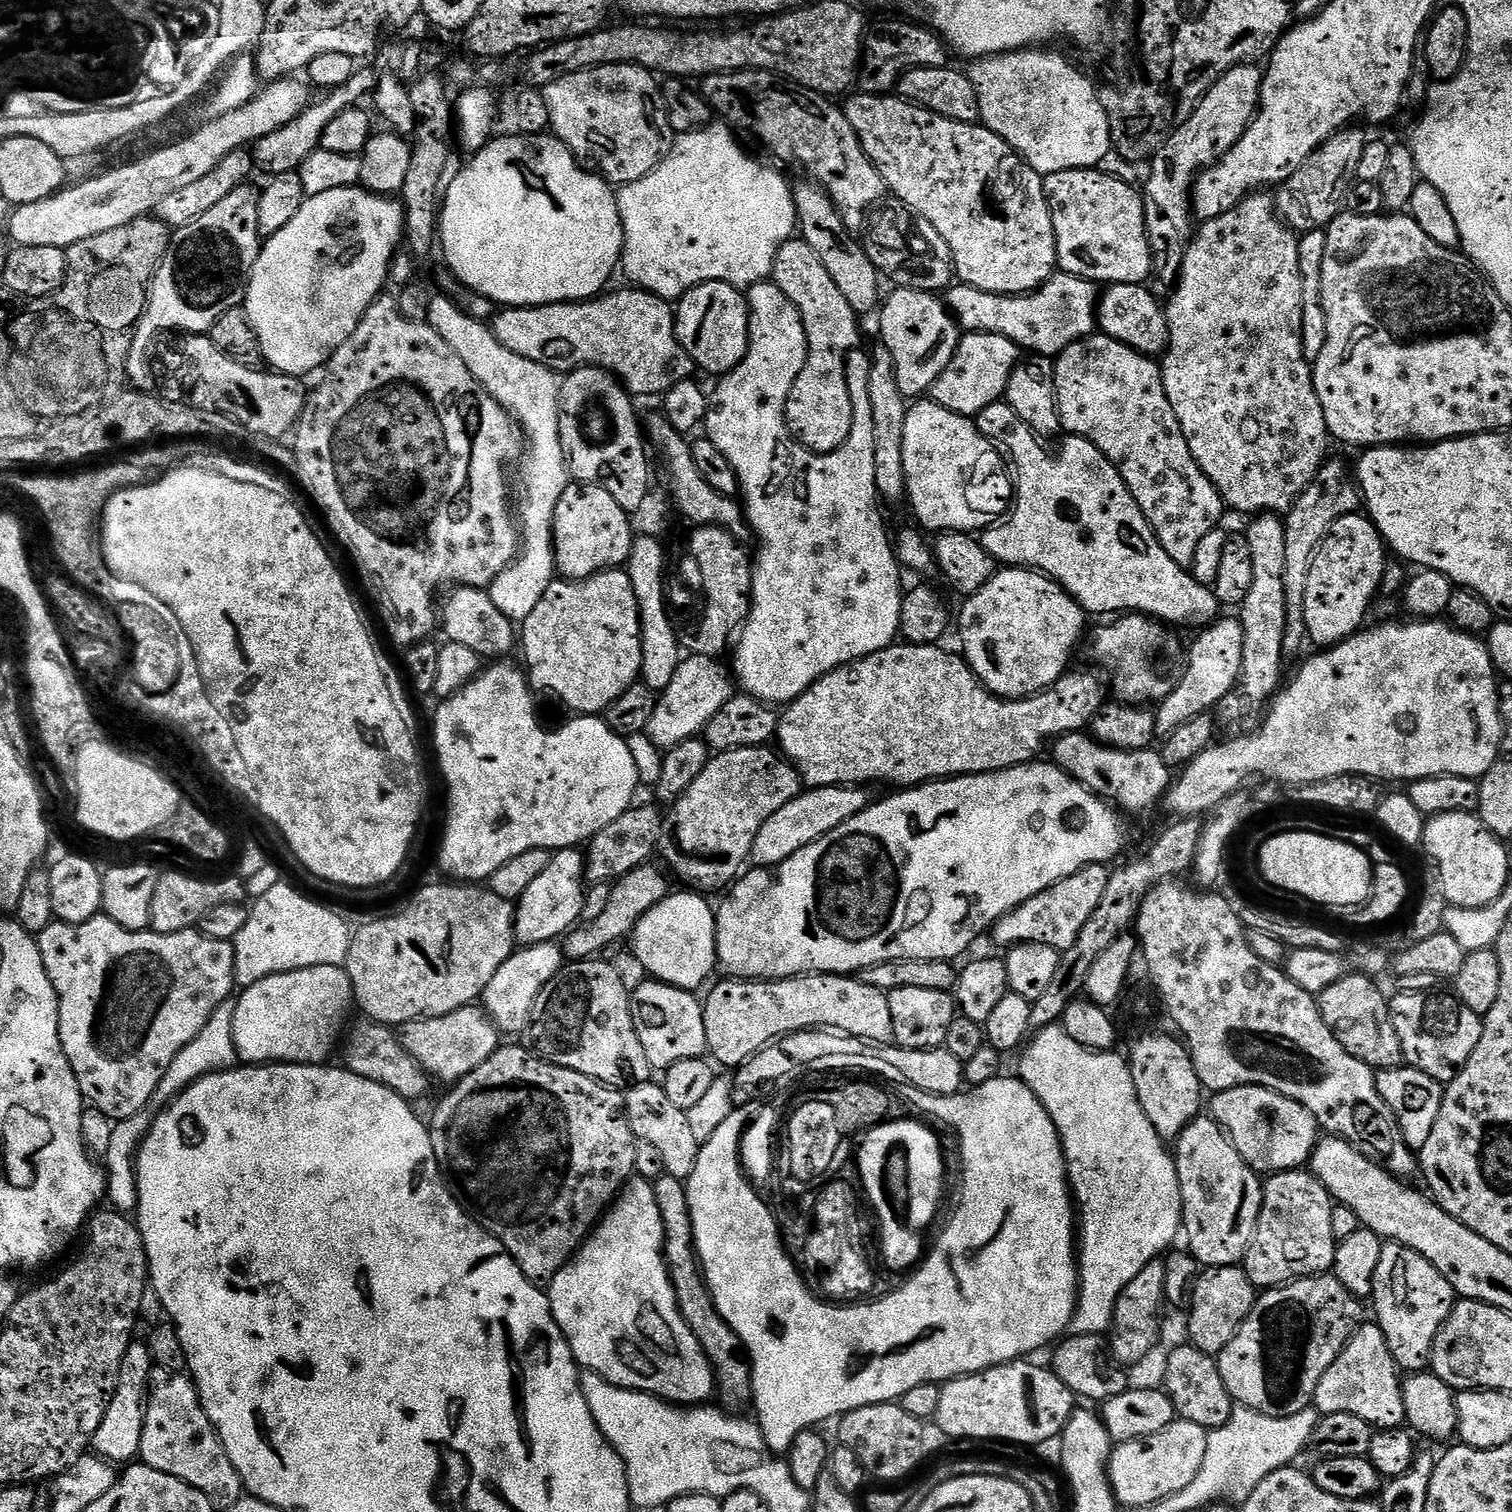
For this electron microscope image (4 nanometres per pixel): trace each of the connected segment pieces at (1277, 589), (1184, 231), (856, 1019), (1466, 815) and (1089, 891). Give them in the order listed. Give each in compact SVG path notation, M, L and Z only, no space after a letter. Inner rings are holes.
M1260 514L1253 520L1256 521L1246 529L1246 535L1250 542L1250 559L1254 561L1254 586L1250 586L1250 594L1246 594L1238 609L1238 619L1242 626L1242 670L1235 688L1228 695L1226 708L1236 716L1259 717L1281 687L1280 675L1283 674L1286 663L1286 586L1282 586L1282 570L1286 570L1286 530L1283 519L1276 514Z
M1252 62L1239 64L1237 68L1232 68L1225 76L1218 78L1218 82L1214 82L1212 89L1198 102L1194 114L1190 114L1190 118L1186 118L1186 122L1178 126L1178 130L1169 134L1165 144L1151 158L1152 169L1148 172L1148 181L1145 182L1144 188L1142 187L1144 225L1152 251L1152 271L1155 279L1160 279L1162 283L1168 284L1167 286L1175 285L1180 279L1180 267L1194 235L1192 185L1198 173L1222 159L1244 137L1260 107L1260 87L1264 78L1261 69L1256 67Z
M809 974L807 976L791 976L785 980L724 978L721 981L721 984L714 985L715 983L713 983L711 985L712 993L706 998L703 997L702 1000L708 1052L711 1059L721 1069L735 1070L750 1058L754 1058L754 1054L758 1054L769 1044L775 1044L777 1040L795 1032L835 1030L846 1036L857 1036L859 1040L867 1040L869 1044L888 1046L893 1043L894 1022L890 1022L888 993L878 990L874 986L866 986L866 982L853 978L851 975Z
M1471 812L1438 814L1424 825L1422 849L1433 860L1440 873L1442 890L1453 908L1481 908L1490 906L1504 887L1510 883L1508 852L1505 841L1500 840Z
M1091 864L1078 870L1078 874L1070 874L1070 878L1062 878L1062 882L1042 890L1042 894L1022 902L1022 906L1006 913L997 924L992 925L990 937L1001 950L1017 944L1045 944L1059 953L1070 950L1082 926L1090 919L1090 914L1094 914L1098 901L1106 891L1108 874L1109 869L1105 865Z

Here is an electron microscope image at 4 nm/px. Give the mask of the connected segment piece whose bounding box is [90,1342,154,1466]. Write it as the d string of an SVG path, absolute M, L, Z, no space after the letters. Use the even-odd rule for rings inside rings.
M131 1343L126 1350L125 1357L122 1358L121 1370L117 1376L117 1386L113 1392L112 1401L109 1402L105 1416L92 1438L90 1447L95 1455L113 1466L127 1466L140 1455L146 1397L150 1391L153 1371L152 1355L147 1343Z

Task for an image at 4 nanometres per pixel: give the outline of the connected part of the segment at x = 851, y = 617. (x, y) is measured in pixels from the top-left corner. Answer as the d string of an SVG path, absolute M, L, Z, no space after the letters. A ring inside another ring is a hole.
M771 282L753 284L751 288L747 289L746 295L748 297L748 321L750 322L748 349L738 367L732 372L726 372L719 377L717 384L720 385L714 390L711 389L708 401L708 416L704 419L703 427L708 428L708 432L706 432L707 439L711 440L714 446L718 446L718 450L722 450L722 454L726 454L726 462L730 462L730 466L734 466L734 474L740 483L742 497L744 496L742 504L746 509L751 531L754 536L760 539L760 549L757 550L756 556L754 552L754 563L752 565L752 595L748 606L748 619L744 621L739 629L738 639L734 644L734 652L736 648L734 680L740 688L741 686L744 687L741 689L745 696L752 696L769 706L787 706L798 699L811 684L818 682L818 678L830 674L840 665L852 664L855 660L861 660L870 654L881 652L884 648L892 647L900 630L900 615L902 614L902 602L904 601L904 592L902 587L900 588L902 565L896 559L896 551L893 541L890 539L890 532L888 536L888 528L884 525L884 516L880 513L882 504L876 495L876 483L874 482L874 418L870 414L870 390L868 389L868 383L870 382L869 366L871 364L869 353L864 352L864 350L850 352L846 361L848 393L852 399L852 413L854 414L850 438L846 438L846 442L838 450L827 452L825 456L818 456L815 452L801 448L792 439L787 426L784 425L784 407L786 406L786 398L794 386L794 378L798 378L798 374L802 374L802 366L808 357L808 343L806 342L806 330L802 326L802 318L794 306L794 302L790 302L790 298L786 298L786 294L782 294L782 290L778 290L776 284Z

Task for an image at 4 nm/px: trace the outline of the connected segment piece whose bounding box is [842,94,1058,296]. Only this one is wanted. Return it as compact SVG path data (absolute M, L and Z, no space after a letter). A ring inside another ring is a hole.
M896 94L855 95L843 101L842 111L850 126L854 126L862 150L878 174L882 174L885 189L891 195L893 192L910 211L917 212L940 235L941 242L948 247L947 255L959 283L990 294L1023 296L1052 278L1058 268L1052 211L1044 195L1042 176L1021 159L1019 152L980 122L963 124L942 118L901 100Z

